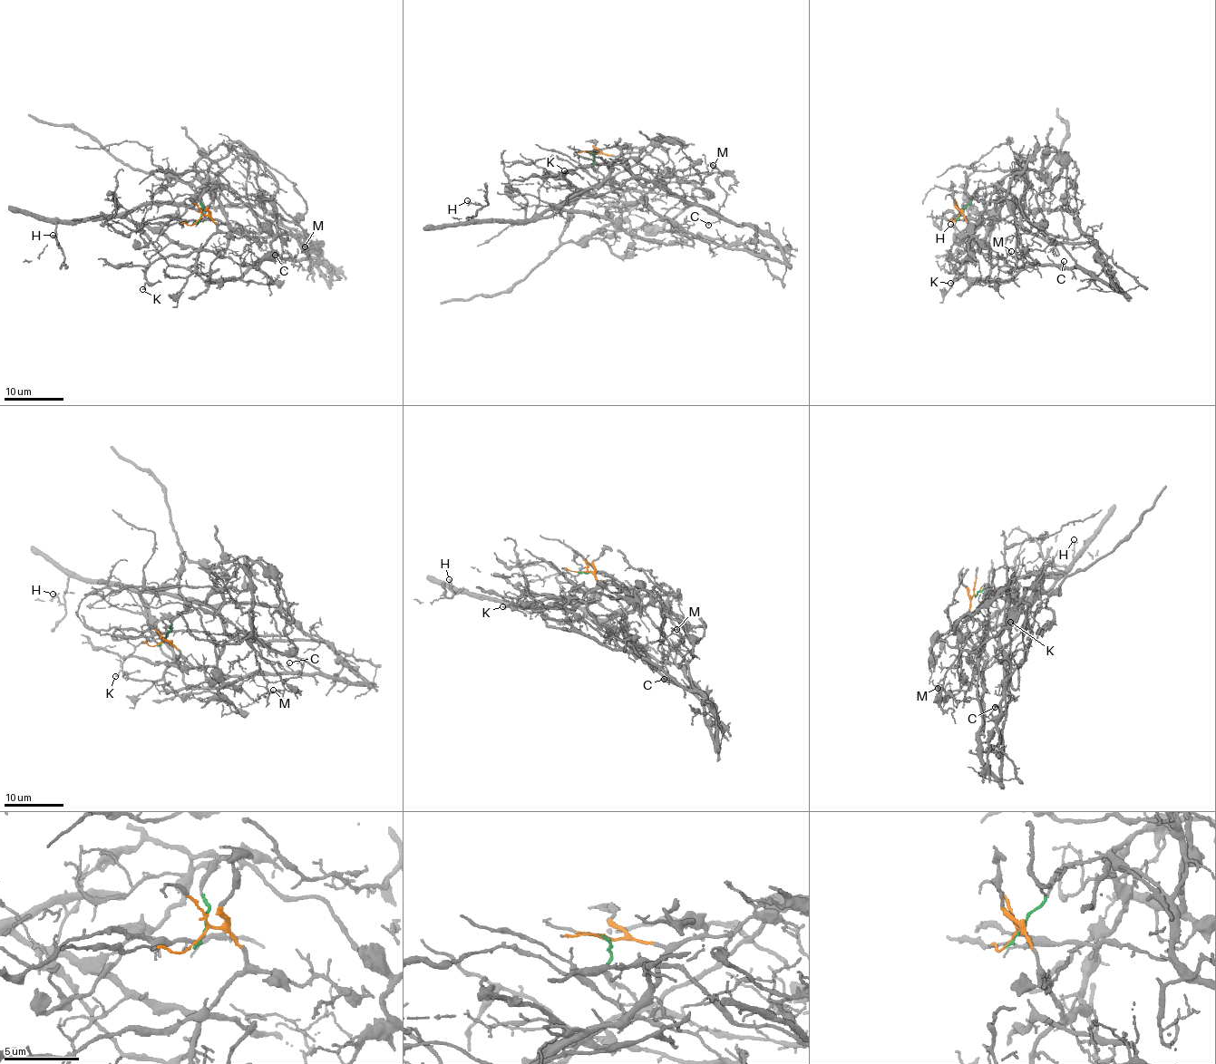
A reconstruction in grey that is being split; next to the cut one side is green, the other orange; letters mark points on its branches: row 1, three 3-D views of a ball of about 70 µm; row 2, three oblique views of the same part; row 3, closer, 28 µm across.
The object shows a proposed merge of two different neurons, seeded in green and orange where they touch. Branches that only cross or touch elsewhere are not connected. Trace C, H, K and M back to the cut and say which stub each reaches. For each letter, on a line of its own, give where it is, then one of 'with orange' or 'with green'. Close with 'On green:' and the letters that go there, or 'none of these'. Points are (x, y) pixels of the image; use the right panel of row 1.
C: at (1064, 261); with green
H: at (950, 224); with orange
K: at (950, 283); with orange
M: at (1011, 251); with green
On green: C, M

